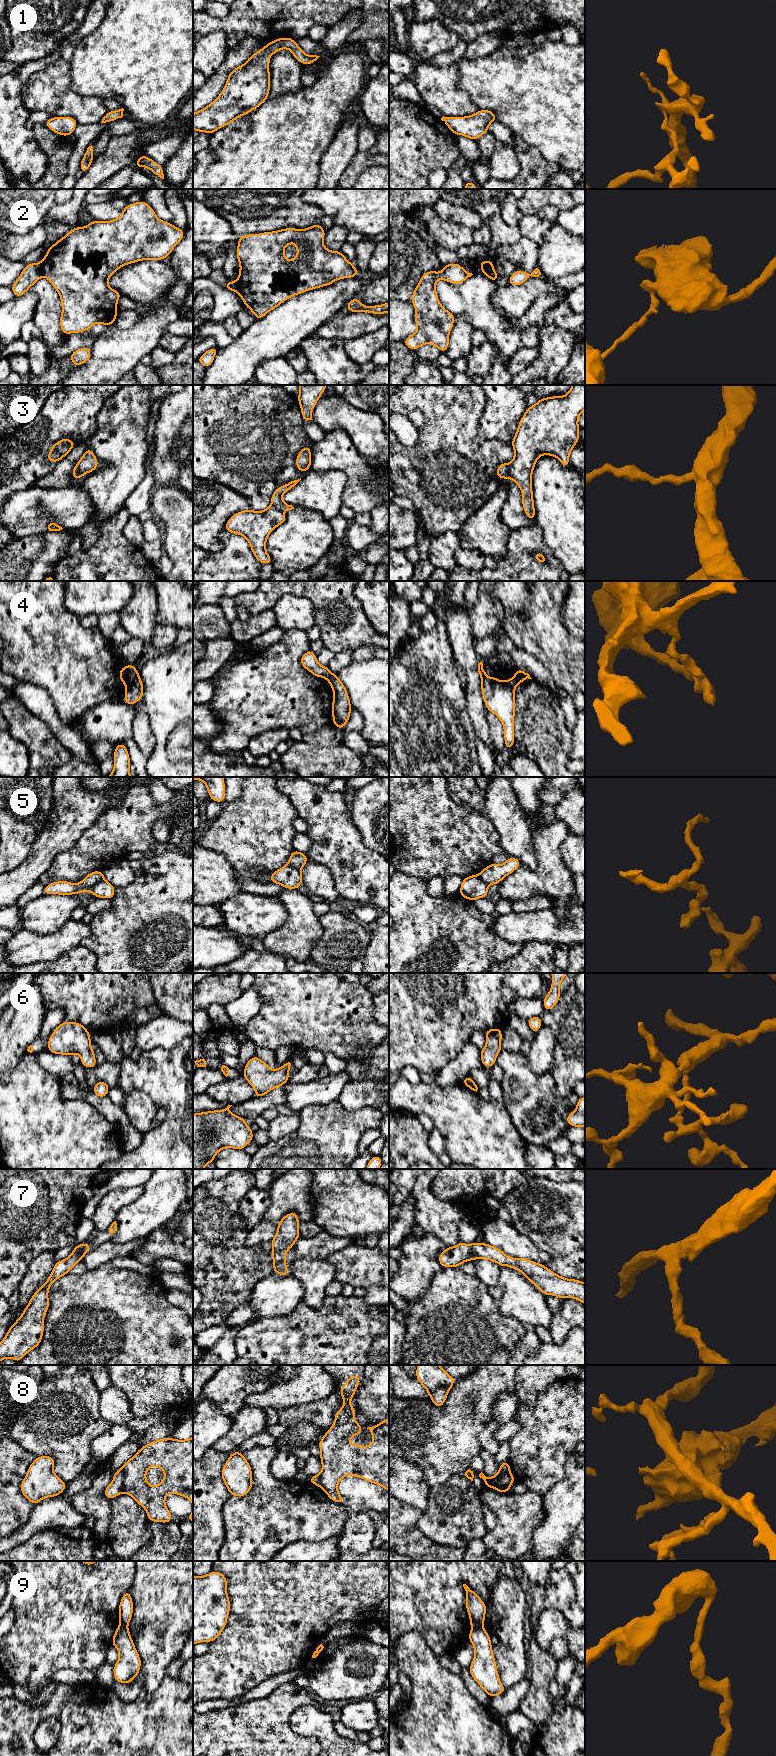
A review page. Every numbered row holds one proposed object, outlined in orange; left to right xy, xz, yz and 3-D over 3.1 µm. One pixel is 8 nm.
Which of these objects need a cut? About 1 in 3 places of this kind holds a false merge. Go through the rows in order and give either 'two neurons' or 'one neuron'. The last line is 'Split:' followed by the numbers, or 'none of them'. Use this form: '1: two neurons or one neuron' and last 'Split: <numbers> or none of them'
1: two neurons
2: two neurons
3: two neurons
4: two neurons
5: two neurons
6: one neuron
7: one neuron
8: two neurons
9: two neurons
Split: 1, 2, 3, 4, 5, 8, 9

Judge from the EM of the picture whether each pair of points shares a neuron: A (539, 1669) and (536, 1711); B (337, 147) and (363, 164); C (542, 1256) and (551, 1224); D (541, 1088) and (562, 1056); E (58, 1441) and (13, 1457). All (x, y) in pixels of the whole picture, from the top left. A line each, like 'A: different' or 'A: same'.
A: same
B: different
C: different
D: different
E: different

